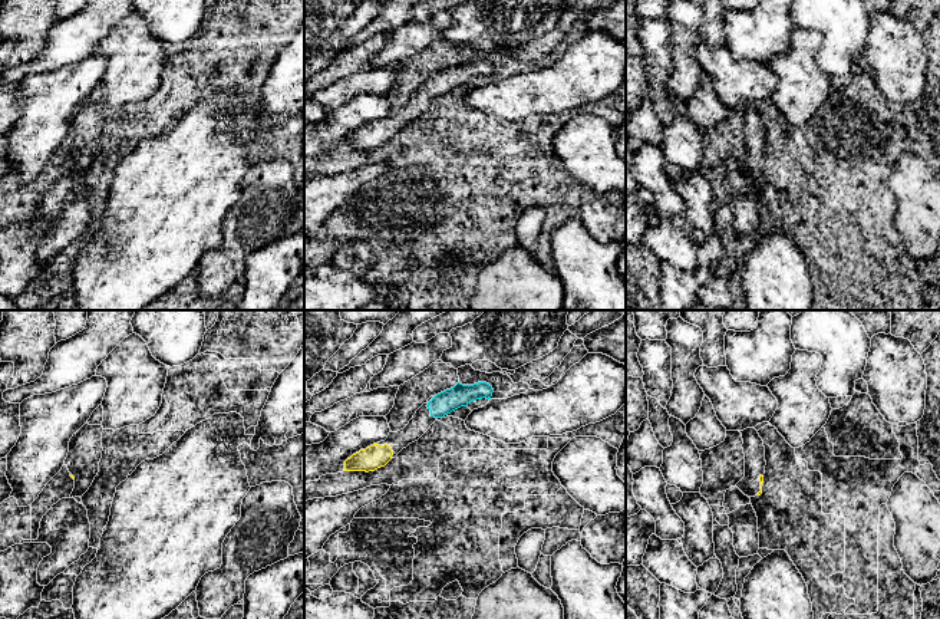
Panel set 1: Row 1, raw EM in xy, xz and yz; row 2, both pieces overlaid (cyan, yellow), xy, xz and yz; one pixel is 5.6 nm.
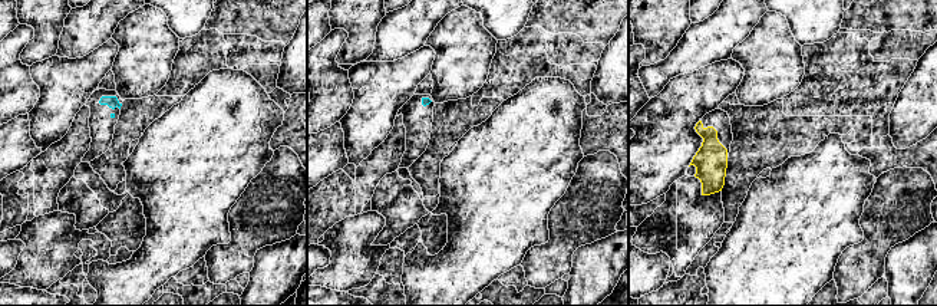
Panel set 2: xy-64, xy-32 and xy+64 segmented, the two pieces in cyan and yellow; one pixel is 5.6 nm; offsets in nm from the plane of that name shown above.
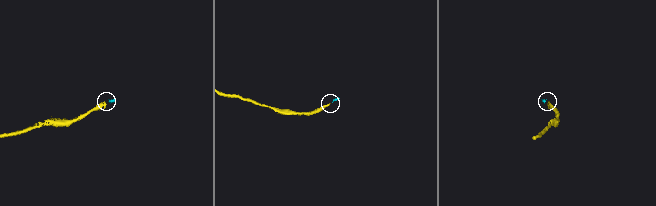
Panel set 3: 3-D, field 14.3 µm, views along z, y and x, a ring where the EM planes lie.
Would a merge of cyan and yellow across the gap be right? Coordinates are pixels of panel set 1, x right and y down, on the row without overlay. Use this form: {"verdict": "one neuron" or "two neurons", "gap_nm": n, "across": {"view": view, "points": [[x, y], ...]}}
{"verdict": "one neuron", "gap_nm": 280, "across": {"view": "xz", "points": [[431, 94], [389, 124]]}}

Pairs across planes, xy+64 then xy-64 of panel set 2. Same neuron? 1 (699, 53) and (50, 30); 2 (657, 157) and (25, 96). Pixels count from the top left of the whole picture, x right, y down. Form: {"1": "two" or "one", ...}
{"1": "two", "2": "two"}

